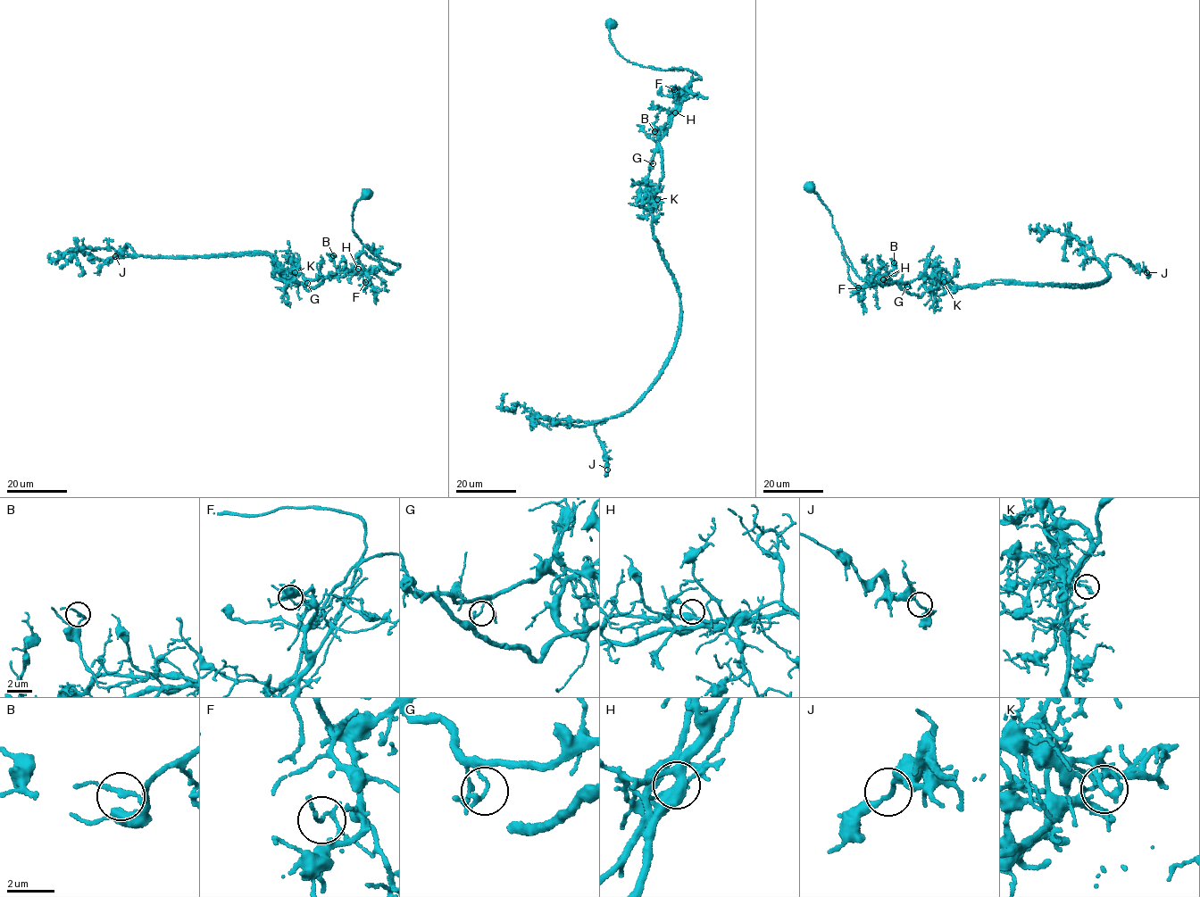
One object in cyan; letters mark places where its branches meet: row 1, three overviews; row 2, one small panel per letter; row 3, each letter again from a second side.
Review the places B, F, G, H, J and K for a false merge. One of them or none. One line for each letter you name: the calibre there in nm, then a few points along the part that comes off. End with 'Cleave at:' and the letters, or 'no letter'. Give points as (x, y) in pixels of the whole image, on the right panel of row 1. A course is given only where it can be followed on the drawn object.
H: 110 nm | (883, 279), (924, 277), (929, 291), (998, 279), (1080, 285), (1110, 275), (1074, 237), (1031, 228)
Cleave at: H

